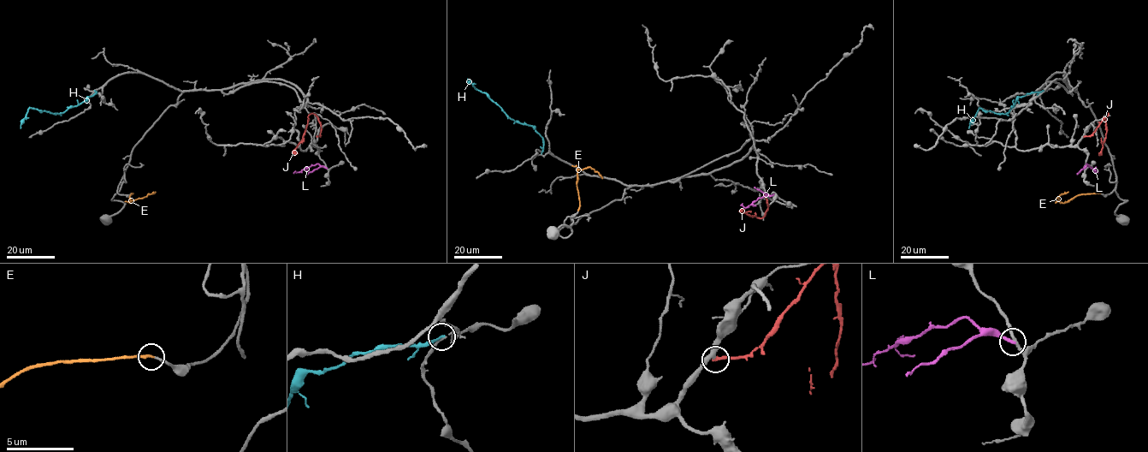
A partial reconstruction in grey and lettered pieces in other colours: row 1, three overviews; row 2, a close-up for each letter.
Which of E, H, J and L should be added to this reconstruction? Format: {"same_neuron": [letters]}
{"same_neuron": ["E"]}

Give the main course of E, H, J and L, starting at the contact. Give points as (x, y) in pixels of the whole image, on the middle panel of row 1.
E: (578, 210), (577, 171), (590, 167), (602, 178)
H: (541, 153), (542, 137), (535, 129), (510, 118), (467, 79)
J: (764, 194), (768, 209), (762, 217), (740, 211), (744, 209)
L: (773, 194), (758, 198), (746, 207), (742, 203)

